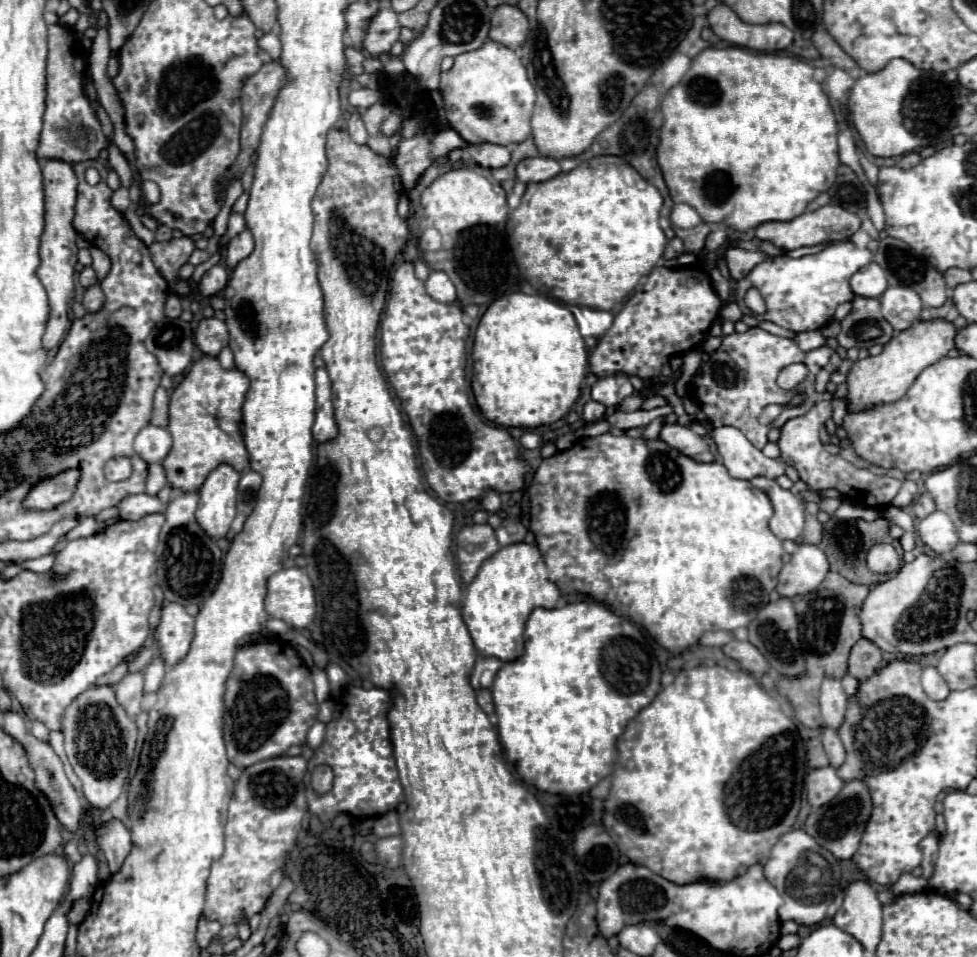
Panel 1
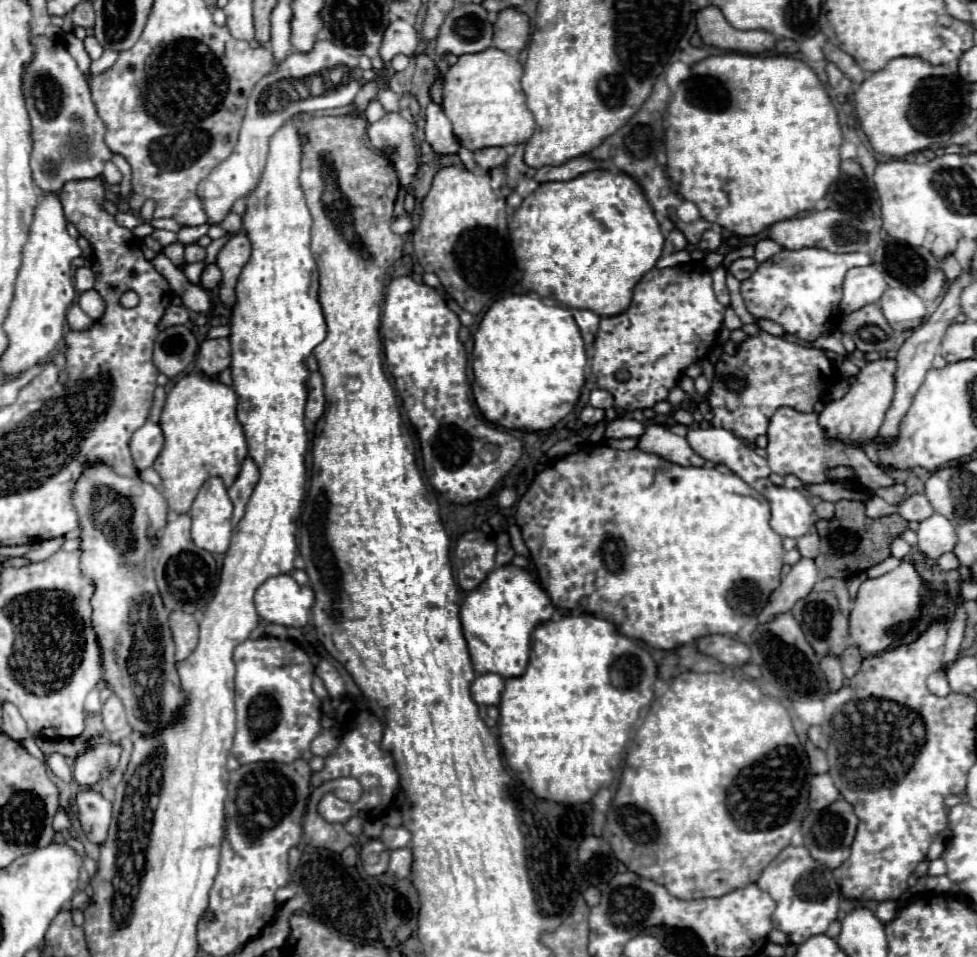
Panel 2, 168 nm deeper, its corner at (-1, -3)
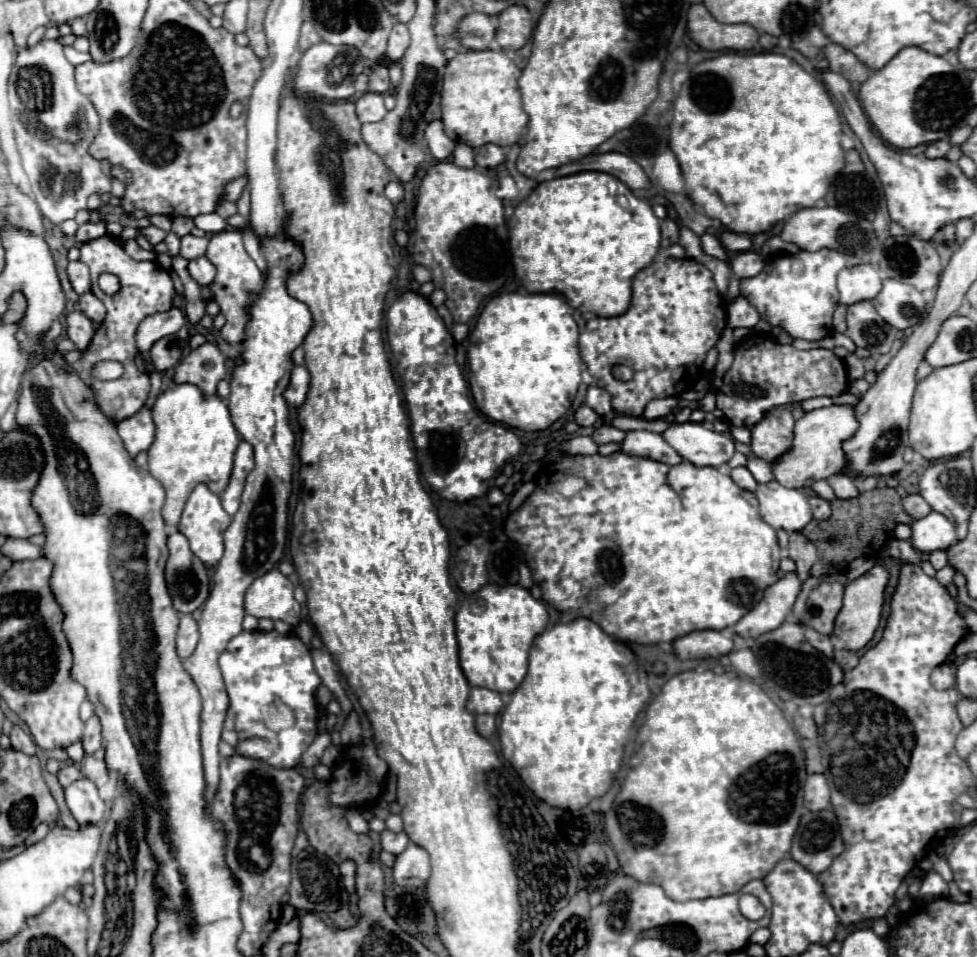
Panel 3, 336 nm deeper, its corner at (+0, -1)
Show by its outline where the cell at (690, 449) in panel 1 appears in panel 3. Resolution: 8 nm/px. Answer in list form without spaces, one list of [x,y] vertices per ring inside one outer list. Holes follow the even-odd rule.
[[[627,432],[623,442],[621,442],[621,452],[629,454],[629,456],[641,456],[641,458],[651,458],[651,460],[659,460],[663,464],[675,466],[679,464],[683,458],[677,454],[677,450],[673,450],[661,434],[655,432]]]

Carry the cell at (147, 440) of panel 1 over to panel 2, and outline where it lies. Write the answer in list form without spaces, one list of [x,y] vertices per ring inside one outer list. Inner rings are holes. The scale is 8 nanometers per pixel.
[[[146,422],[142,428],[138,428],[132,434],[130,450],[132,450],[132,458],[136,462],[136,468],[140,472],[154,464],[154,460],[160,456],[162,448],[164,448],[164,434],[158,424]]]

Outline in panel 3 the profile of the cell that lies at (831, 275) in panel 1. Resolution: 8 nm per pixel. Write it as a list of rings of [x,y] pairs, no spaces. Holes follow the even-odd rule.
[[[819,250],[791,256],[777,256],[765,264],[765,270],[753,278],[741,280],[741,294],[757,308],[759,316],[771,326],[781,326],[791,338],[803,338],[817,342],[831,334],[833,312],[839,304],[839,292],[835,286],[839,270],[855,266],[861,260],[837,250]]]

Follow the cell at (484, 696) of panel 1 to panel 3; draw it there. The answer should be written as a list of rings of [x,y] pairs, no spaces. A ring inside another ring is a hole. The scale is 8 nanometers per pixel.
[[[477,714],[475,716],[475,728],[483,738],[489,738],[495,730],[495,718],[489,714]]]

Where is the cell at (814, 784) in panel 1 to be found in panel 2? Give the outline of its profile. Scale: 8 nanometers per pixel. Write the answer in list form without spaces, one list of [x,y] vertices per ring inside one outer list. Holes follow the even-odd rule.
[[[816,774],[810,780],[810,808],[822,810],[840,798],[838,788],[834,786],[830,774]]]

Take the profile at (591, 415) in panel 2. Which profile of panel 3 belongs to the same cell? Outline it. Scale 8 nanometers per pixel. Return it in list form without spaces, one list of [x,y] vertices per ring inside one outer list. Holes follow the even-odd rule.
[[[585,404],[581,408],[577,408],[577,412],[575,412],[575,422],[579,426],[593,426],[593,424],[597,424],[597,420],[599,420],[599,416]]]

